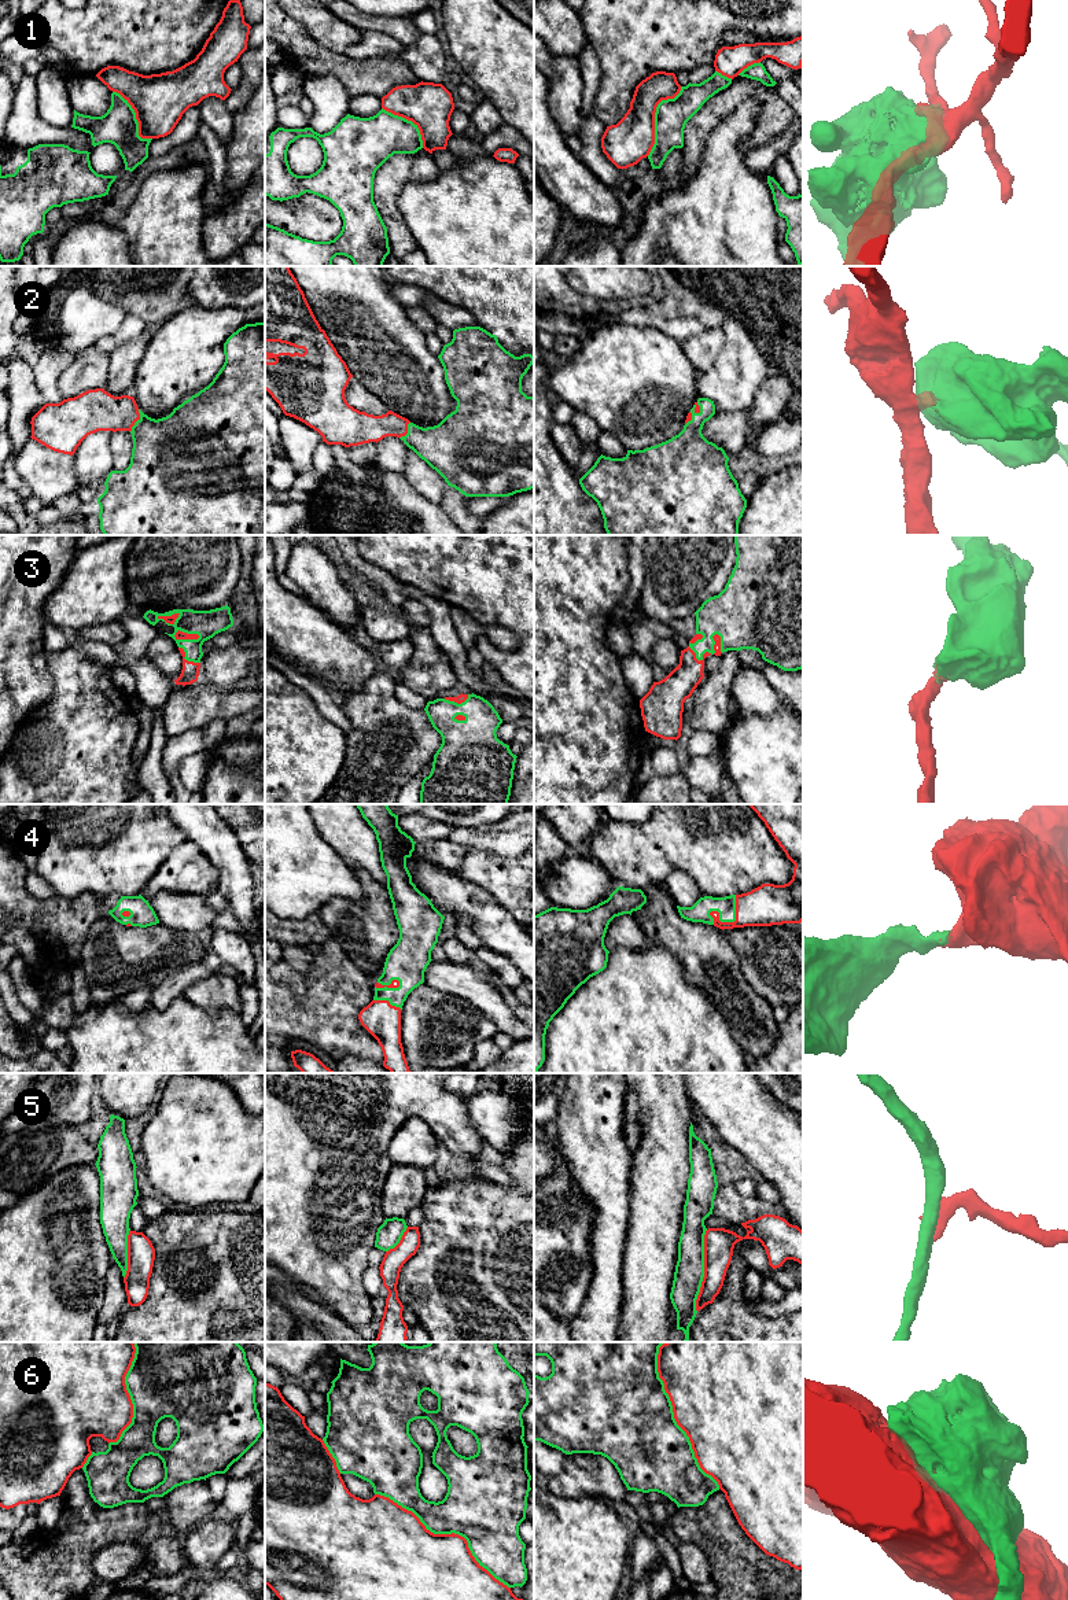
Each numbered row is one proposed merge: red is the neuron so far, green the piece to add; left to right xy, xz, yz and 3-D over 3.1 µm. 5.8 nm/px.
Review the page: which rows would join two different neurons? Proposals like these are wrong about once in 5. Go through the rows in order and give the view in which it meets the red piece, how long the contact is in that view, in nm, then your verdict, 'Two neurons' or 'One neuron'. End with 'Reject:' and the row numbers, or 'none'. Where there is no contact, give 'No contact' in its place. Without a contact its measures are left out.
1: Touches red in yz. Shared border 460 nm. Two neurons
2: Touches red in xy. Shared border 150 nm. One neuron
3: Touches red in yz. Shared border 220 nm. One neuron
4: Touches red in yz. Shared border 220 nm. One neuron
5: Touches red in yz. Shared border 480 nm. Two neurons
6: Touches red in yz. Shared border 900 nm. Two neurons
Reject: 1, 5, 6

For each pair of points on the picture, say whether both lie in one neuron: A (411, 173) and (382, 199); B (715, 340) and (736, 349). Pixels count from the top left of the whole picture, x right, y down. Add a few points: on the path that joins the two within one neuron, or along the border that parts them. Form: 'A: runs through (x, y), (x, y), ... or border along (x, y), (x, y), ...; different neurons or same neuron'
A: runs through (404, 176), (387, 192); same neuron
B: border along (720, 325), (724, 334), (724, 346), (707, 371); different neurons

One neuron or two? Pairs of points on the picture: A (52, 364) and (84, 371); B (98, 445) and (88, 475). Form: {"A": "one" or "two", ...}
{"A": "two", "B": "one"}

